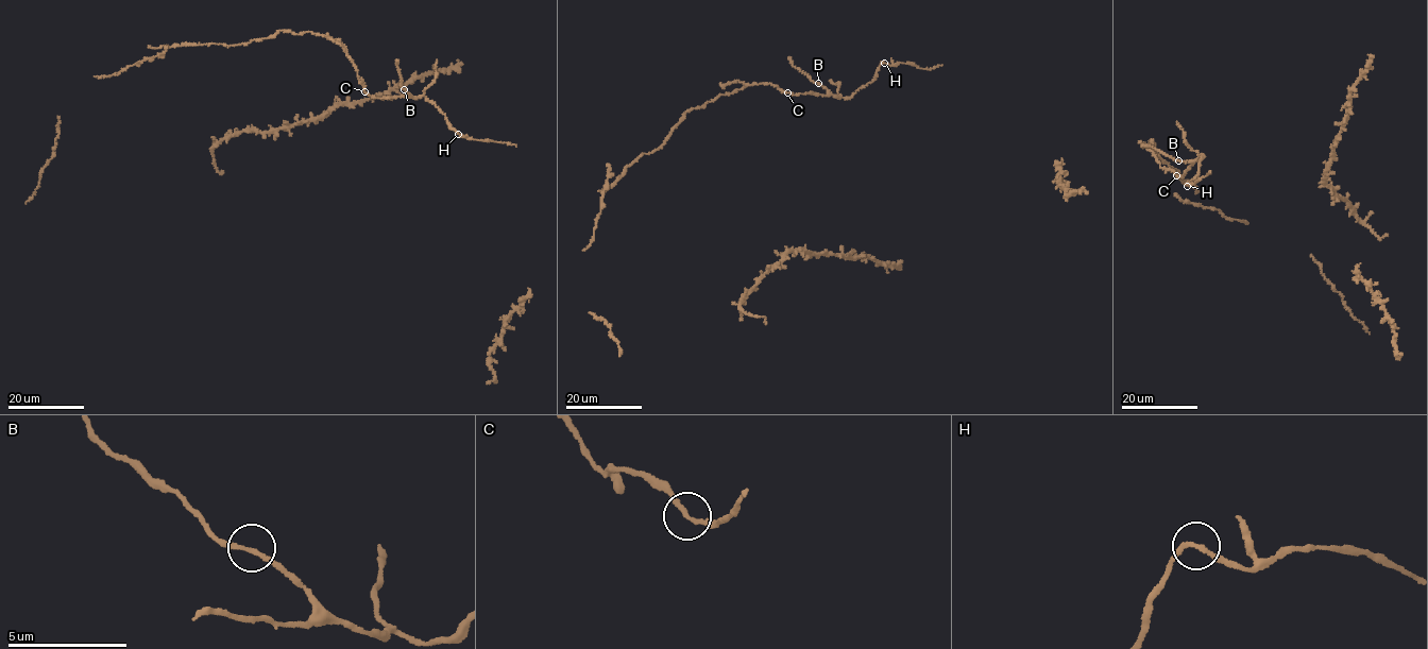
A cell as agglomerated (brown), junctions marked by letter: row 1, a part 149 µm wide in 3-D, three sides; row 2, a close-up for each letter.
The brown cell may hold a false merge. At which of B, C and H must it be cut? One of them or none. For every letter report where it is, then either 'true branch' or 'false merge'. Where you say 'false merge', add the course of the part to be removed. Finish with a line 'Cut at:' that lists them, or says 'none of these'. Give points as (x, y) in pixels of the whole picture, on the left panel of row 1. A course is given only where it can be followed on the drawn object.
B: (404, 89) | true branch
C: (364, 91) | true branch
H: (458, 134) | true branch
Cut at: none of these

